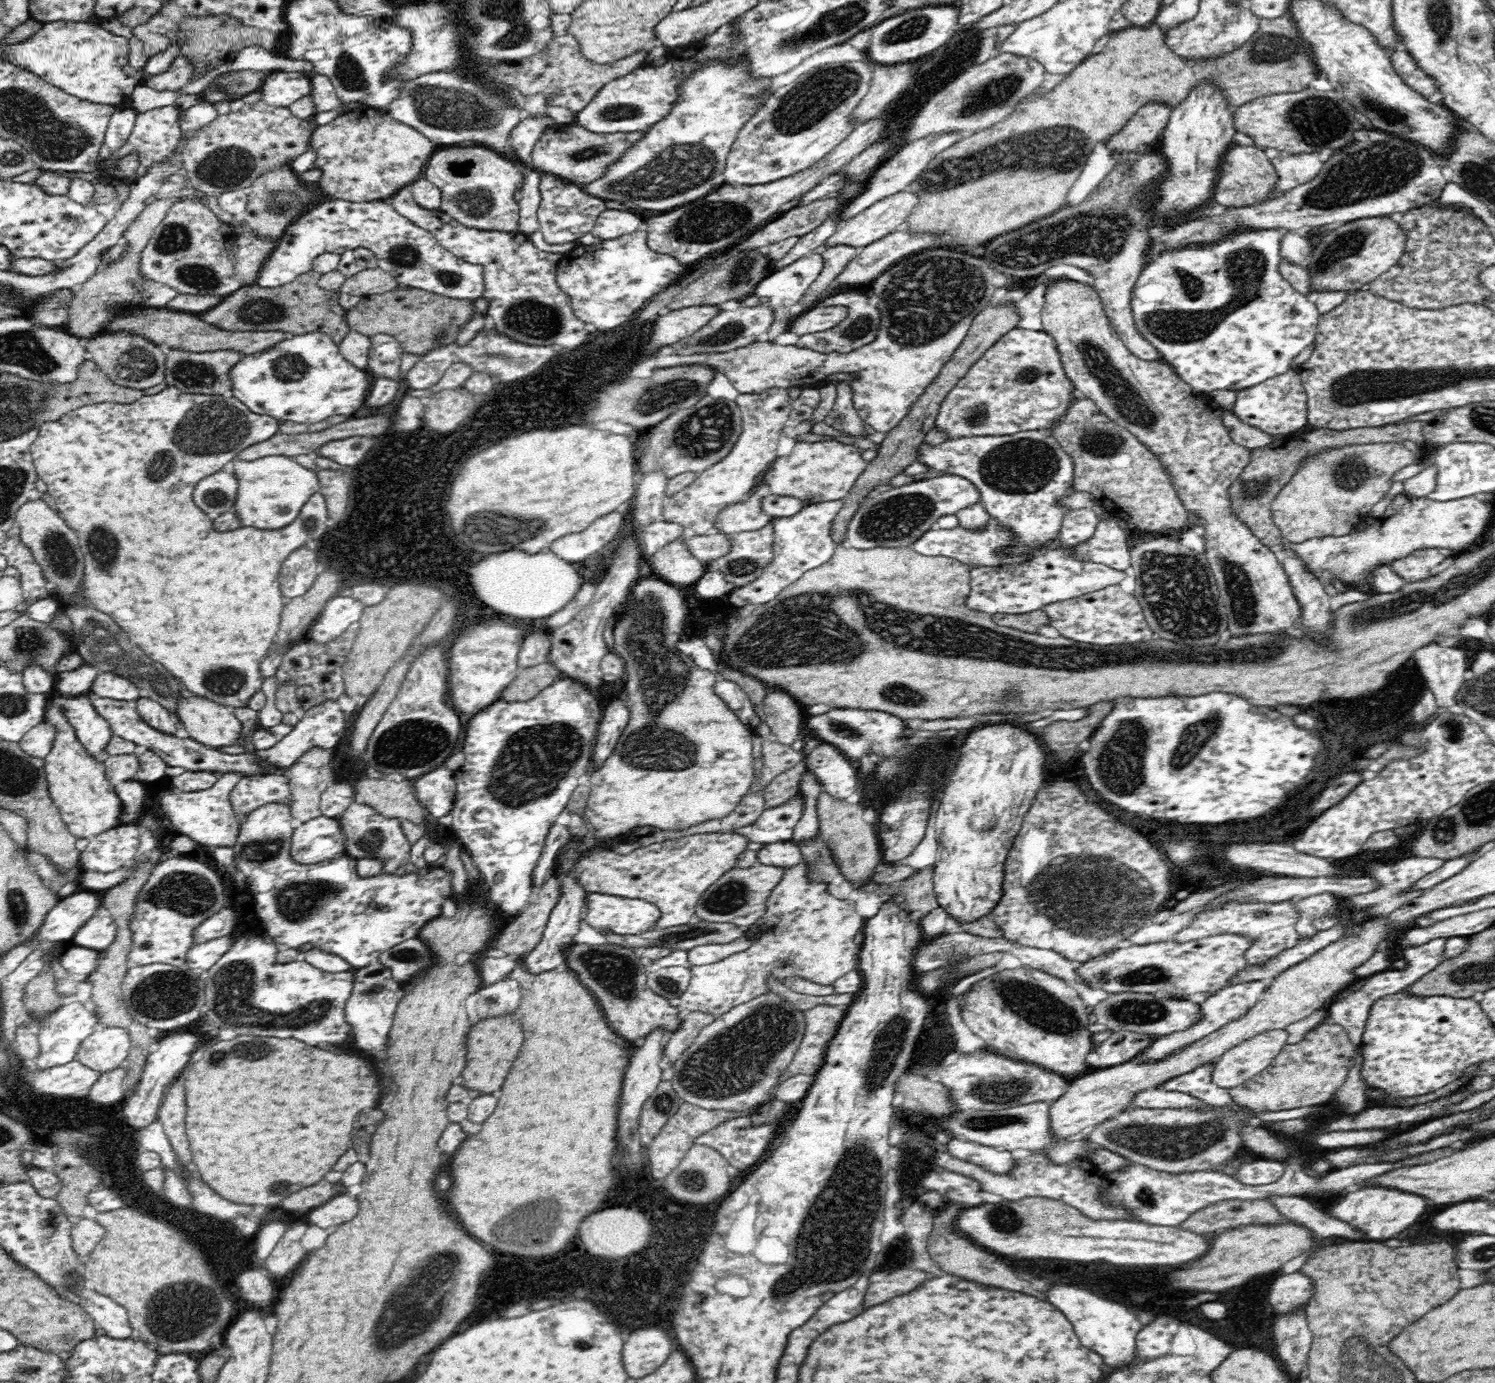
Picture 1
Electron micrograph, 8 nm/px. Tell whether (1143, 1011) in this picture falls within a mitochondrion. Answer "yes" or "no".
yes

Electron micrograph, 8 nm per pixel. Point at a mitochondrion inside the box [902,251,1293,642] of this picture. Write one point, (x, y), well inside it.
(1025, 465)

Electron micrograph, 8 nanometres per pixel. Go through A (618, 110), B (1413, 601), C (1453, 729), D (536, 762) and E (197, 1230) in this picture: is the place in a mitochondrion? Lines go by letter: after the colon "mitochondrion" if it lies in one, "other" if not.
A: mitochondrion
B: mitochondrion
C: mitochondrion
D: mitochondrion
E: mitochondrion

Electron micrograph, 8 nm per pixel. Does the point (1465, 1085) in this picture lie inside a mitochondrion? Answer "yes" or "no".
no

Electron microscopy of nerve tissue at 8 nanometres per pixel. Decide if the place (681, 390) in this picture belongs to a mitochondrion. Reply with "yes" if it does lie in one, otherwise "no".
yes

